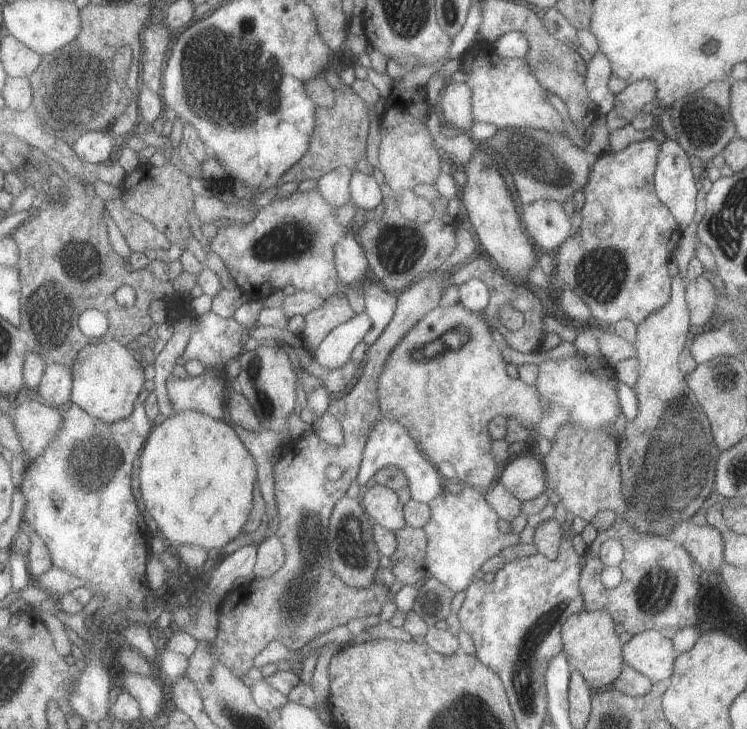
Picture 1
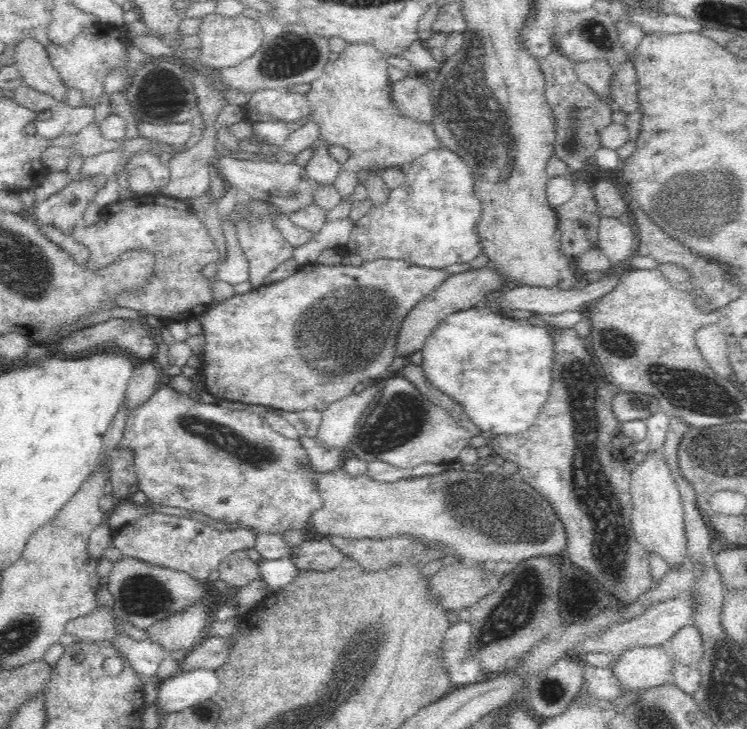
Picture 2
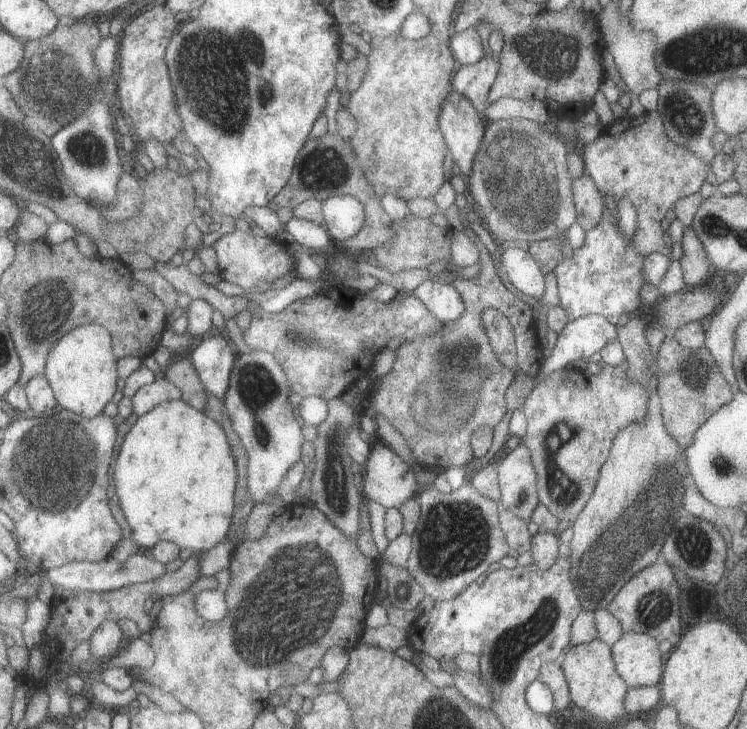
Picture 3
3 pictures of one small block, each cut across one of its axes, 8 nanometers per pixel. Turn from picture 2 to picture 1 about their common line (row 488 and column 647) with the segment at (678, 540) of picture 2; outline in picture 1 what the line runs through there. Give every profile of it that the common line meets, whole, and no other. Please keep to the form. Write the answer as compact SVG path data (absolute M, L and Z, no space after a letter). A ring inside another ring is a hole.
M645 630L623 644L625 666L635 668L653 684L671 678L675 658L677 652L673 650L673 640L661 636L657 630Z

